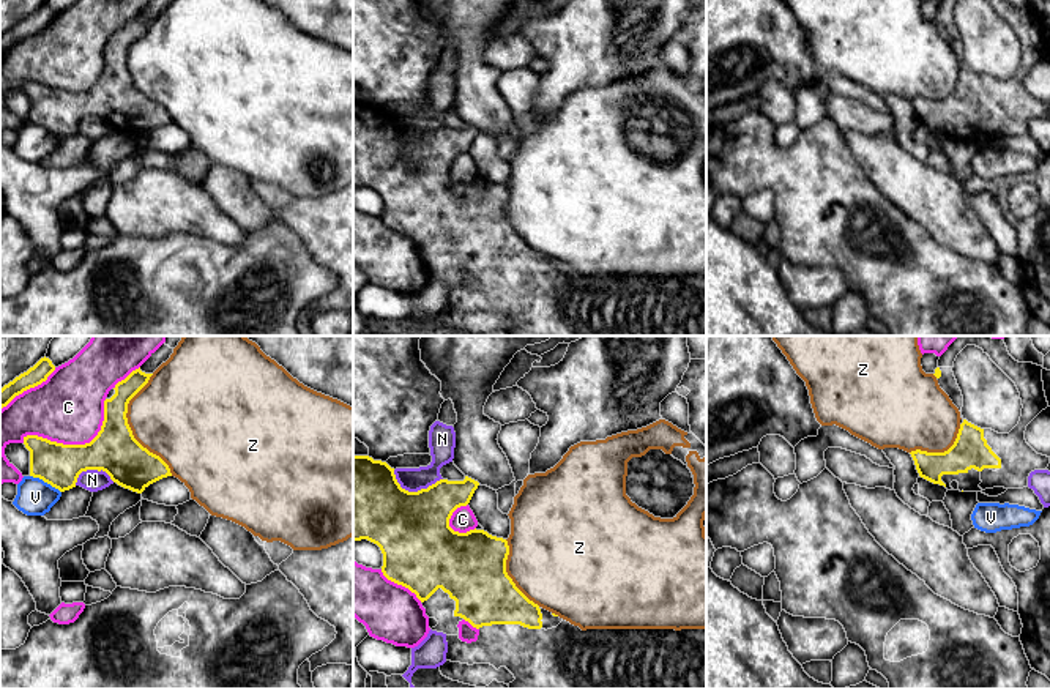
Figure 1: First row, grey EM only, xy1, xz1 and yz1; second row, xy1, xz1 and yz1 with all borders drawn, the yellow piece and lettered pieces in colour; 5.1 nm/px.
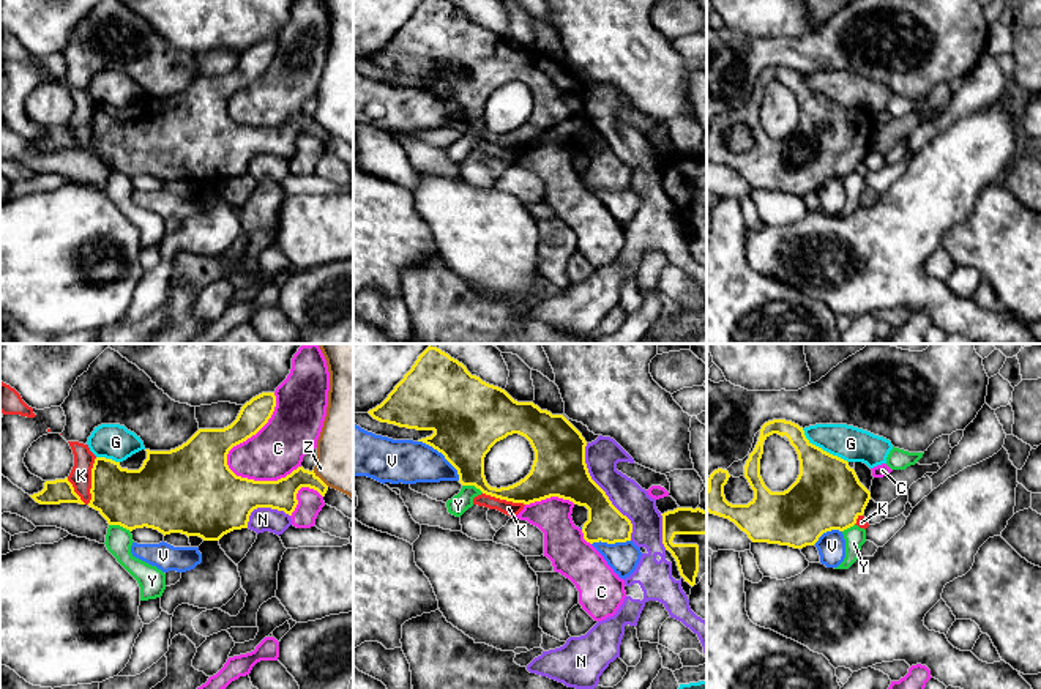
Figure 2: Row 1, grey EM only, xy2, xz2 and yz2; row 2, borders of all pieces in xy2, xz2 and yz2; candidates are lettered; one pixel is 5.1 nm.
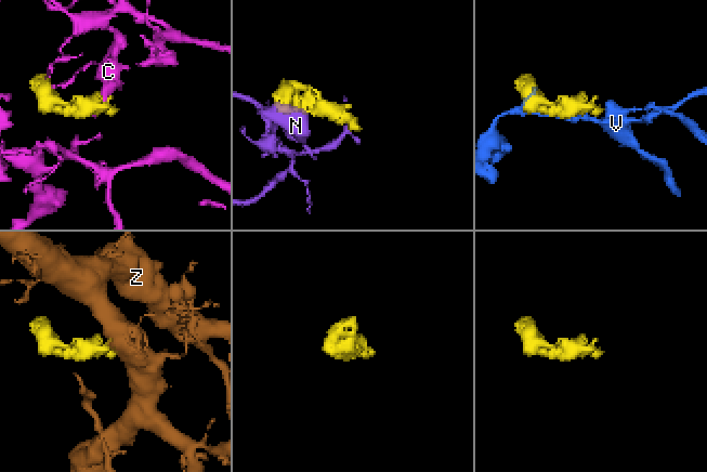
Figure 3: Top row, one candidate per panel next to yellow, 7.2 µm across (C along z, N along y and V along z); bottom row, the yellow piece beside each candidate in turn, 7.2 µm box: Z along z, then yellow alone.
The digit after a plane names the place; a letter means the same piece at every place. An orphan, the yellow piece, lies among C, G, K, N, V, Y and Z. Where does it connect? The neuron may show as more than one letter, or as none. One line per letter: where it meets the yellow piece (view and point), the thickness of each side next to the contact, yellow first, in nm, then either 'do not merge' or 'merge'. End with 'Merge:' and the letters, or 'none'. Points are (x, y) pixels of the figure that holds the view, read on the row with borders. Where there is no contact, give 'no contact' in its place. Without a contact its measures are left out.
C: xy2 (249, 437) | 220/280 nm | do not merge
G: yz2 (822, 450) | 360/180 nm | do not merge
K: xy2 (92, 483) | 300/110 nm | do not merge
N: xz2 (604, 492) | 260/180 nm | do not merge
V: xz2 (444, 454) | 380/220 nm | do not merge
Y: xy2 (120, 525) | 340/140 nm | do not merge
Z: xy1 (130, 428) | 240/460 nm | do not merge
Merge: none

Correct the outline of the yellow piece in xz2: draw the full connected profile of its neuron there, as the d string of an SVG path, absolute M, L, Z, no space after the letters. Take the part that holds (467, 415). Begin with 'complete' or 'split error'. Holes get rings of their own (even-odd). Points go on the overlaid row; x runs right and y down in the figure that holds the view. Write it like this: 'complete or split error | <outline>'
complete | M429 345L388 397L368 413L380 423L432 430L431 437L418 441L442 453L457 470L462 486L475 486L486 495L524 505L550 497L569 500L588 509L588 520L582 527L587 542L631 541L631 520L612 505L588 473L585 464L587 441L582 434L563 415L552 415L533 402L517 402L505 389L472 375L462 363L437 347ZM513 434L530 441L535 451L532 470L513 486L491 487L484 476L484 457L497 441Z

